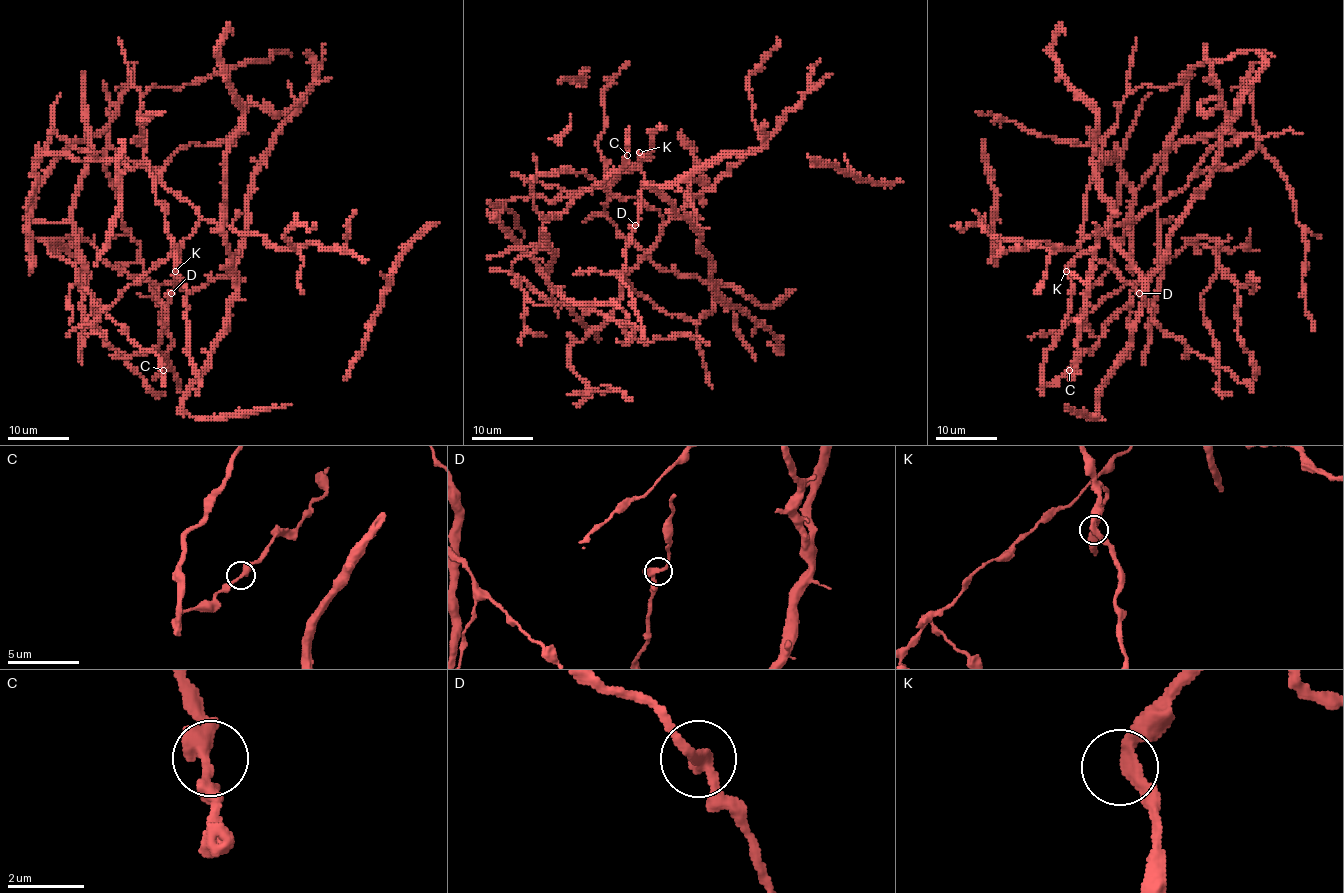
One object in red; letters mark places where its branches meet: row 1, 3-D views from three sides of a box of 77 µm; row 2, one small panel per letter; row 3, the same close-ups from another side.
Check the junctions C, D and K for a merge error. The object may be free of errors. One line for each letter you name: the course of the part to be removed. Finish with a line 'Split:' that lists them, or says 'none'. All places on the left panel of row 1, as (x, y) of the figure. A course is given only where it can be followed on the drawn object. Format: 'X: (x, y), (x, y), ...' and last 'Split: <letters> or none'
Split: none

